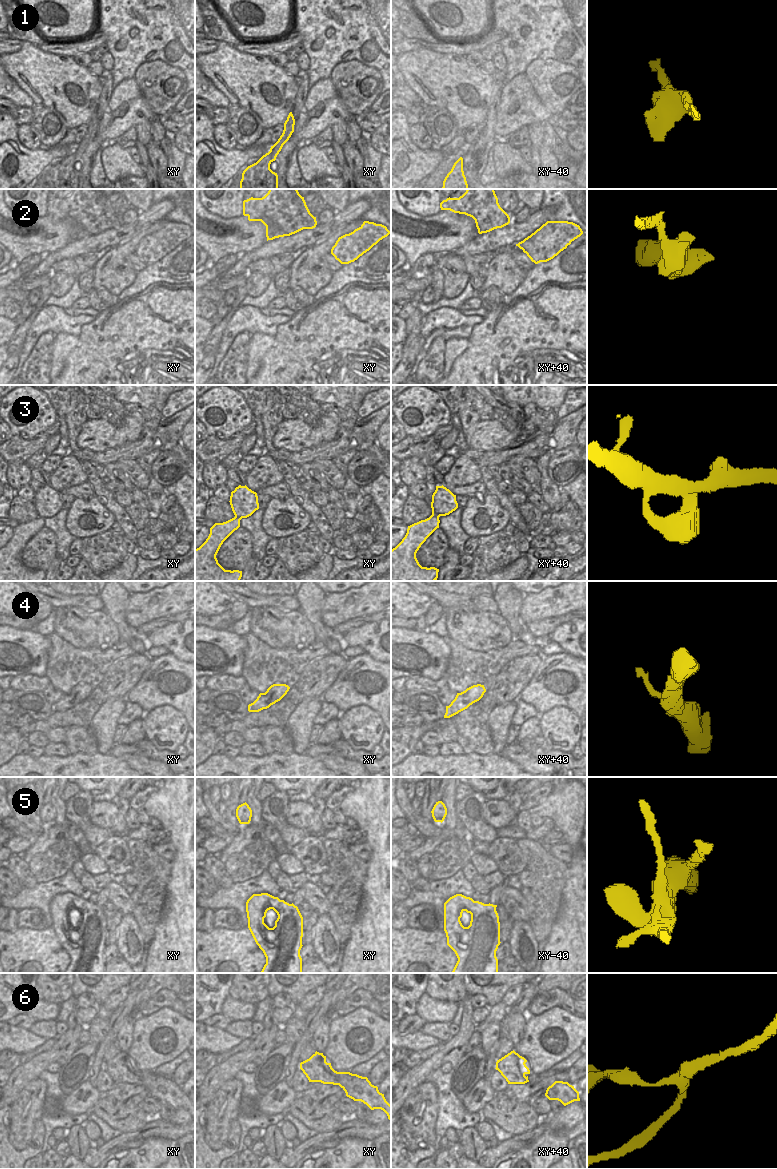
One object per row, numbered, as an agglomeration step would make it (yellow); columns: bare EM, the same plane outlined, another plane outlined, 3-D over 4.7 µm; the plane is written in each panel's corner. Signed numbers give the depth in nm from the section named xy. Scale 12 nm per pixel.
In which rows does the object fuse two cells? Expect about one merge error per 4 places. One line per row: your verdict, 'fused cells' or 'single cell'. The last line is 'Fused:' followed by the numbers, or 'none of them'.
1: single cell
2: single cell
3: single cell
4: single cell
5: single cell
6: single cell
Fused: none of them

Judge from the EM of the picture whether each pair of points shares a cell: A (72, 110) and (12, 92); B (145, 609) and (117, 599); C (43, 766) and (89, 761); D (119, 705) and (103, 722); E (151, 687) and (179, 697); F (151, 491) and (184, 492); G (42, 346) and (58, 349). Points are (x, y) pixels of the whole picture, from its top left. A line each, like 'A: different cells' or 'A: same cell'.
A: different cells
B: different cells
C: same cell
D: same cell
E: same cell
F: different cells
G: different cells

